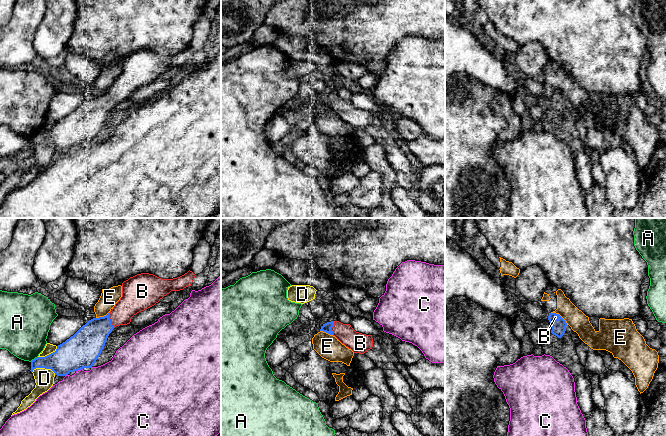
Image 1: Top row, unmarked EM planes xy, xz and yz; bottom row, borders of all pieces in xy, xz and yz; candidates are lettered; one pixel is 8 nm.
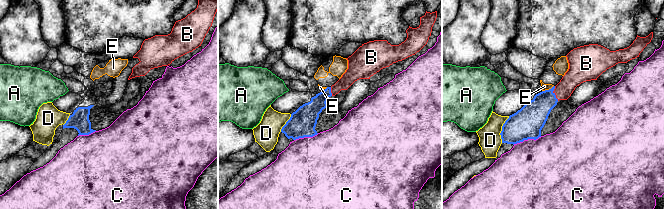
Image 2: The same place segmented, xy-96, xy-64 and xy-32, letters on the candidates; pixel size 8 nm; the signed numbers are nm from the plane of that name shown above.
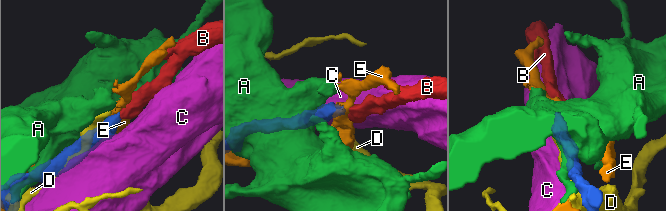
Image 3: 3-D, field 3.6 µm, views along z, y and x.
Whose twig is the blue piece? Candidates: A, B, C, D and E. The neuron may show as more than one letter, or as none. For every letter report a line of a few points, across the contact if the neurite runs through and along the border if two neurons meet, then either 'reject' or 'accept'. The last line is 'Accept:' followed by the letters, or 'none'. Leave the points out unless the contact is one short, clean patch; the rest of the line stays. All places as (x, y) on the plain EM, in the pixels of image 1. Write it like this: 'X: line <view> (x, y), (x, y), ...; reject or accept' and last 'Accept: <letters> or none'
A: reject
B: line xy (89, 117), (110, 95), (116, 93), (134, 75); accept
C: reject
D: reject
E: reject
Accept: B

